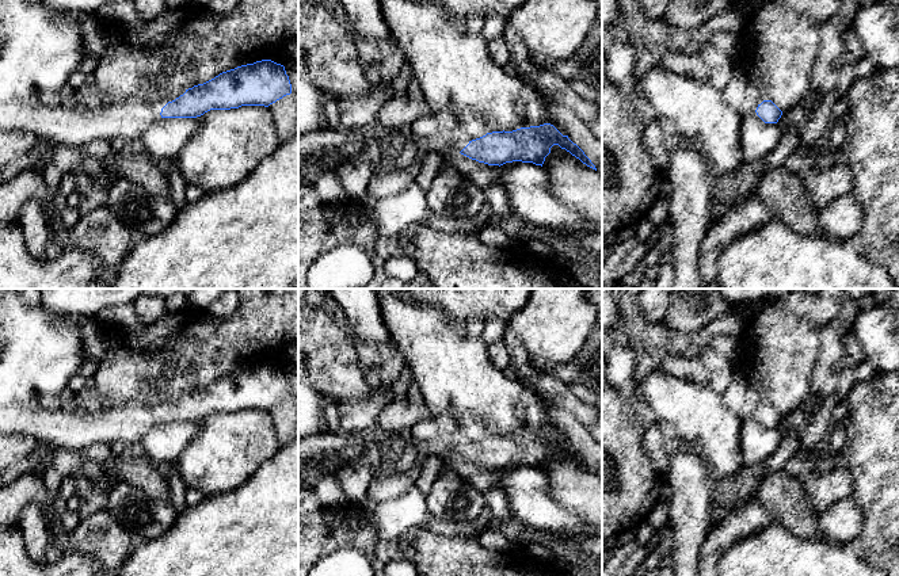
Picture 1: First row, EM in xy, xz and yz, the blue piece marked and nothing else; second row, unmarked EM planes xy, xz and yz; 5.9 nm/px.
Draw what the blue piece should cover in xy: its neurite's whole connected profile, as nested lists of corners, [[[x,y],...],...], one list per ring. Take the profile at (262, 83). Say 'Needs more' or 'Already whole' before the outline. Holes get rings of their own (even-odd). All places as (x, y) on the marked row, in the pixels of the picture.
Needs more. [[[262,60],[254,64],[237,66],[216,76],[214,79],[194,85],[188,89],[175,92],[155,91],[145,96],[129,96],[121,102],[110,102],[106,106],[99,103],[85,104],[84,102],[73,102],[65,104],[62,100],[56,106],[45,106],[39,99],[9,100],[0,103],[0,129],[4,130],[26,130],[33,131],[38,138],[47,140],[54,144],[65,144],[73,146],[87,146],[94,140],[129,140],[130,137],[141,138],[151,125],[168,118],[197,118],[210,110],[231,110],[241,106],[264,106],[275,103],[286,95],[292,94],[292,84],[286,75],[285,66],[271,60]]]

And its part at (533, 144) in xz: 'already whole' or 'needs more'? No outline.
needs more

